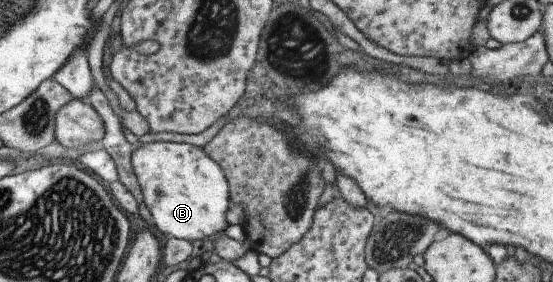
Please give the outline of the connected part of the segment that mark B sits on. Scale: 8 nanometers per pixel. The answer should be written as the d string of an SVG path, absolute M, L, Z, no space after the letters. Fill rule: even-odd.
M175 142L141 144L132 150L130 162L143 202L161 234L190 242L215 237L229 226L225 220L231 207L228 183L201 147Z

